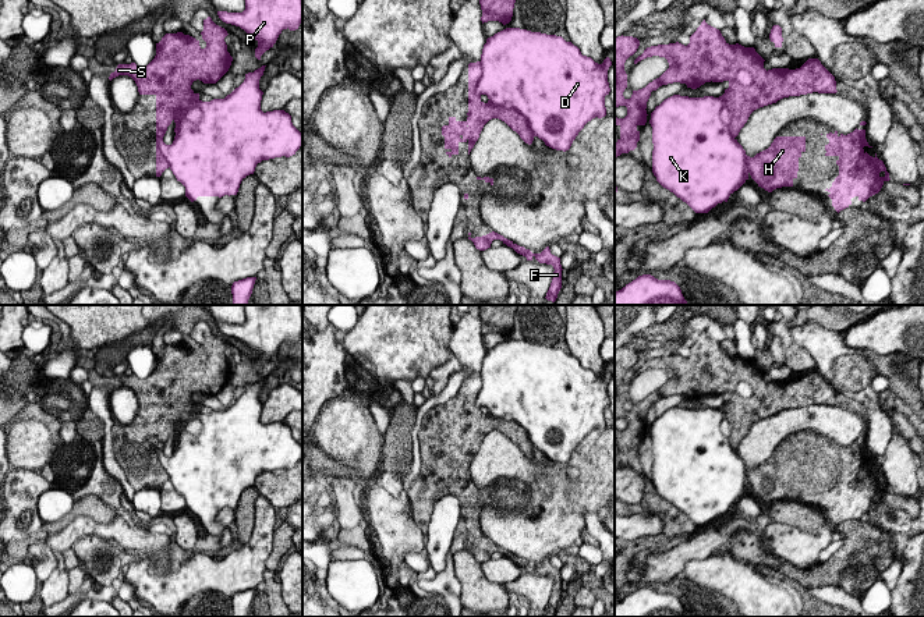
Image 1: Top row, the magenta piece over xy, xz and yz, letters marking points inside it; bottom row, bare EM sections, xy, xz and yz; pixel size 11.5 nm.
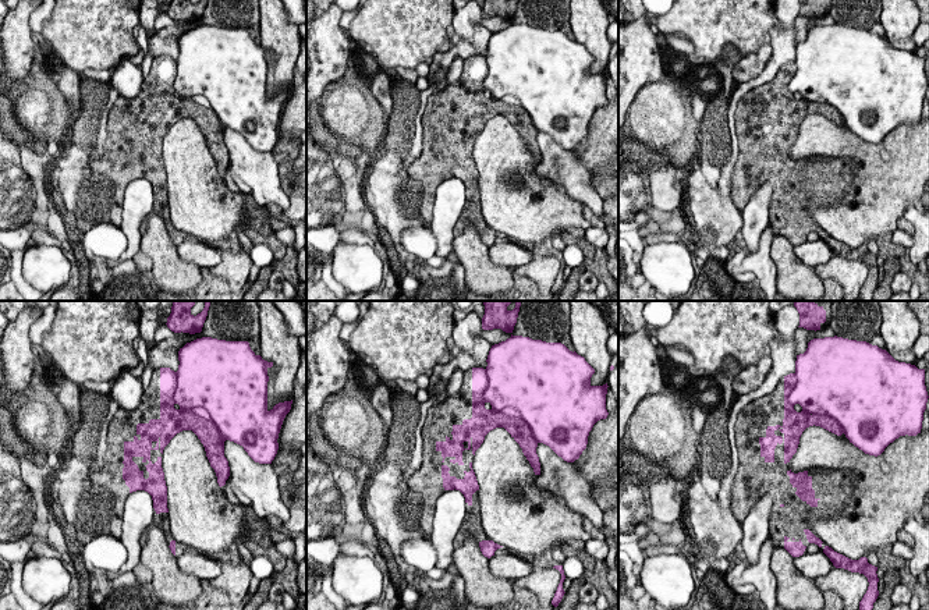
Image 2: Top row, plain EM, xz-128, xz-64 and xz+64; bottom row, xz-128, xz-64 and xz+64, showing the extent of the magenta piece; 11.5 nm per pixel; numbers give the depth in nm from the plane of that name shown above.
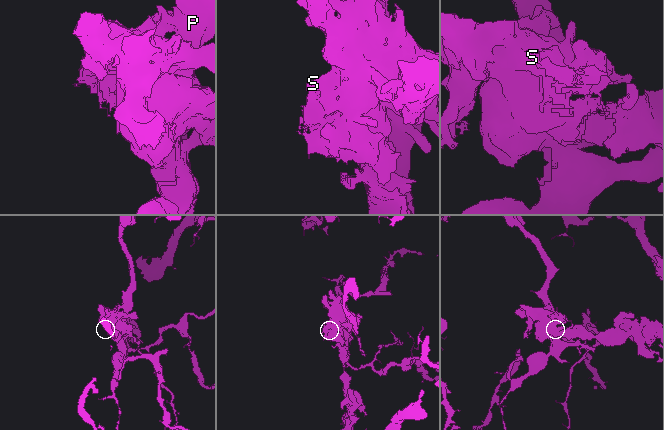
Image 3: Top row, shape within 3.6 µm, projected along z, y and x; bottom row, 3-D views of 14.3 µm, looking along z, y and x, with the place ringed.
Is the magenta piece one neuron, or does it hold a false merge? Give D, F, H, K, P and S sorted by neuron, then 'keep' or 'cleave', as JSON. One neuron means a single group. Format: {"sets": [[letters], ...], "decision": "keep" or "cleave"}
{"sets": [["D", "K", "P"], ["F", "H", "S"]], "decision": "cleave"}

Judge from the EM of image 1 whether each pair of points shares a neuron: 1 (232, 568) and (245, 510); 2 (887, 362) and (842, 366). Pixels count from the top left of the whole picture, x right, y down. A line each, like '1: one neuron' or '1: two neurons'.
1: two neurons
2: two neurons

